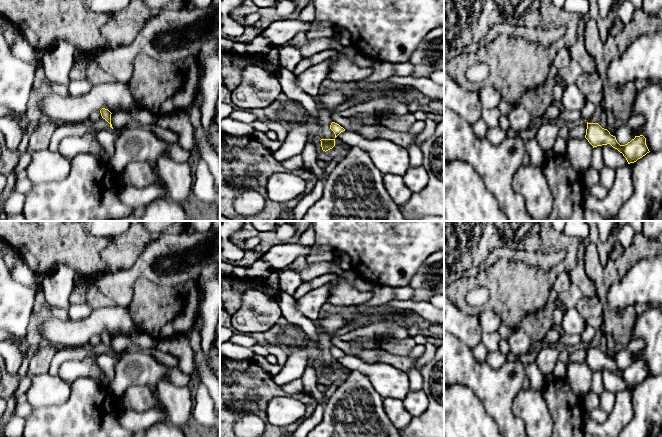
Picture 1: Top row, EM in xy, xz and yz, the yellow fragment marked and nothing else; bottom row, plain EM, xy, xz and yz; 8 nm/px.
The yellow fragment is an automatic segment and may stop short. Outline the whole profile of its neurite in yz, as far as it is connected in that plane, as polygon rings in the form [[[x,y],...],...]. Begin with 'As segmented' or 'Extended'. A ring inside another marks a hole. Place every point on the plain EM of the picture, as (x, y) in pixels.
As segmented. [[[588,347],[585,362],[594,371],[610,368],[626,382],[628,388],[636,386],[638,383],[649,377],[646,369],[646,362],[643,359],[635,360],[625,369],[620,369],[616,361],[611,359],[607,353],[602,352],[598,347]]]

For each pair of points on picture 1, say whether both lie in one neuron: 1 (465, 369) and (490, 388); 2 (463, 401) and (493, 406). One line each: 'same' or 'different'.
1: same
2: different

